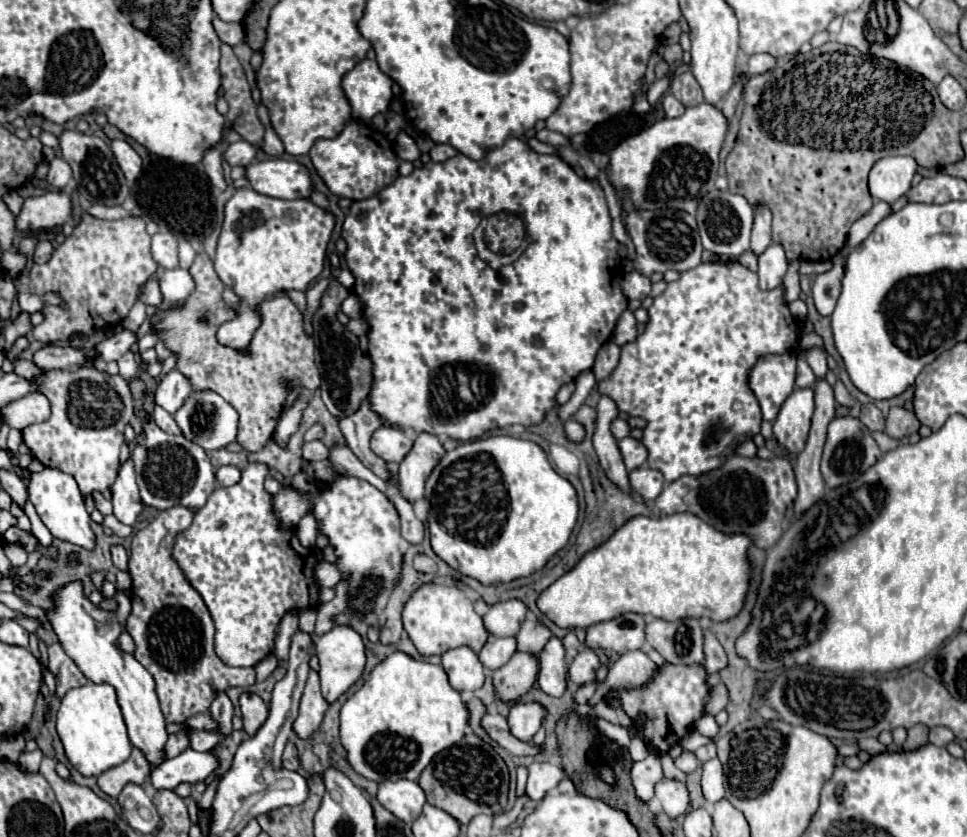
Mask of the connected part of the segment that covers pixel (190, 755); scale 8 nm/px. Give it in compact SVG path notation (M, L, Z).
M187 748L181 756L169 758L153 768L149 784L155 790L173 790L181 782L203 782L217 770L217 758L211 752L195 752Z

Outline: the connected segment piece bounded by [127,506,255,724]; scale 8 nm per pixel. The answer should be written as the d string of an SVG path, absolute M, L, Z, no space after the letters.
M173 506L161 510L151 524L135 532L129 556L133 610L127 620L127 632L135 640L135 658L157 682L157 696L165 722L173 724L183 724L187 718L207 712L217 692L225 692L233 686L247 690L255 682L255 668L229 668L215 654L211 614L201 594L189 584L173 558L175 538L187 530L191 522L191 508Z

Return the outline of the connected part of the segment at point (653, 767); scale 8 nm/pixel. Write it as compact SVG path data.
M647 756L645 760L635 762L631 768L631 780L633 780L635 794L645 804L653 798L653 788L661 778L663 778L663 772L661 772L659 756Z

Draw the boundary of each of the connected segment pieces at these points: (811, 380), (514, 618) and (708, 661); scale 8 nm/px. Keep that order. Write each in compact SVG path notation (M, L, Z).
M803 358L797 360L797 378L795 378L795 384L799 388L811 388L815 384L815 374L813 374L813 370L809 368L809 364Z
M507 600L493 604L483 616L485 628L493 636L515 636L525 620L525 604L521 600Z
M709 630L703 632L703 654L705 654L705 668L707 670L717 672L717 670L723 670L727 666L725 650Z

